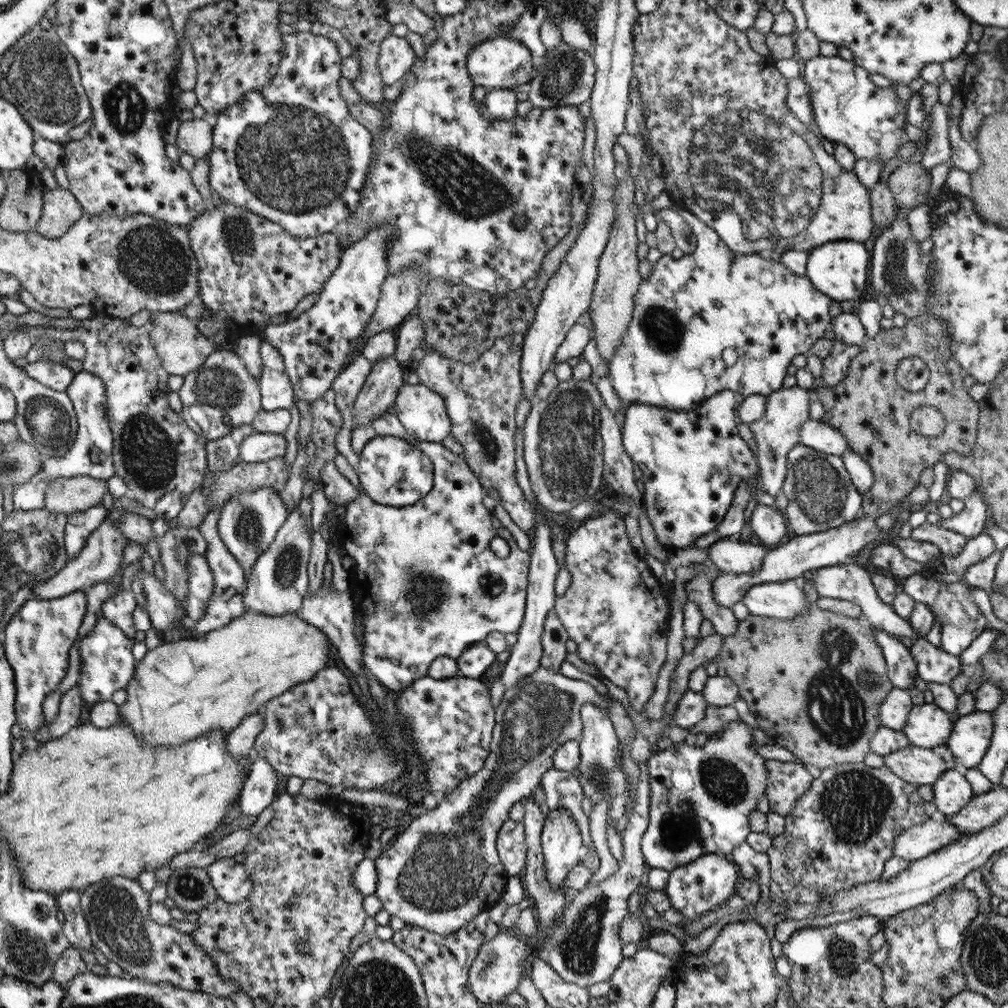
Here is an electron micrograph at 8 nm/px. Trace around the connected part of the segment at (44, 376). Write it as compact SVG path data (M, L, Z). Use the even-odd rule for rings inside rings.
M49 360L27 363L22 367L22 370L28 376L38 380L43 386L55 392L67 393L68 388L75 379L75 373L72 369L65 364L62 365Z

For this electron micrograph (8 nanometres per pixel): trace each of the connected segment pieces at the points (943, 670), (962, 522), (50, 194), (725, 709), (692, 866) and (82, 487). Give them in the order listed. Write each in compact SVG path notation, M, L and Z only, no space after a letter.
M918 637L910 644L909 651L915 660L918 676L924 682L950 684L962 671L959 655L948 654L924 637Z
M973 491L963 501L964 509L952 518L943 519L940 527L963 534L968 540L984 532L984 526L990 521L990 512L978 491Z
M69 188L43 189L43 209L36 232L56 240L66 234L83 214L83 205Z
M707 704L704 719L700 720L698 724L689 728L689 735L686 744L693 746L696 743L698 734L706 734L710 736L724 730L730 722L742 722L739 718L737 710L732 706L712 706Z
M705 855L672 871L665 884L665 891L671 906L676 908L687 921L696 918L698 914L702 914L706 910L712 910L720 902L724 902L730 894L736 892L740 879L740 871L729 857Z
M73 476L72 478L57 478L47 486L44 498L44 509L68 514L84 512L92 506L102 503L102 497L108 492L107 481L91 476Z

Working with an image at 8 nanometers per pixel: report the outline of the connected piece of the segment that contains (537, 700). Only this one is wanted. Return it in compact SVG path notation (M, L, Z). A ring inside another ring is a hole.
M542 664L531 675L520 677L513 687L505 689L503 699L495 707L495 728L484 769L463 780L456 791L439 800L434 810L419 814L403 833L395 836L392 846L374 861L378 875L375 895L390 916L401 918L406 925L418 925L428 932L447 935L466 927L476 915L488 912L502 899L510 877L498 856L499 828L509 818L512 806L532 794L543 775L553 768L552 757L556 749L568 740L581 739L580 711L587 702L608 712L611 717L612 696L609 699L599 694L590 683L568 678Z

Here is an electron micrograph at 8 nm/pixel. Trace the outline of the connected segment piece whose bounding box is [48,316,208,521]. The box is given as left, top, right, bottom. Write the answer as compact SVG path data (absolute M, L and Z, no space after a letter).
M95 316L71 330L48 330L48 336L68 343L80 340L86 347L83 369L104 381L109 421L115 439L115 474L126 481L129 495L142 506L154 510L156 518L170 521L183 510L185 499L205 482L207 470L206 437L198 436L187 422L168 406L168 371L155 348L146 326L128 326L124 319Z

